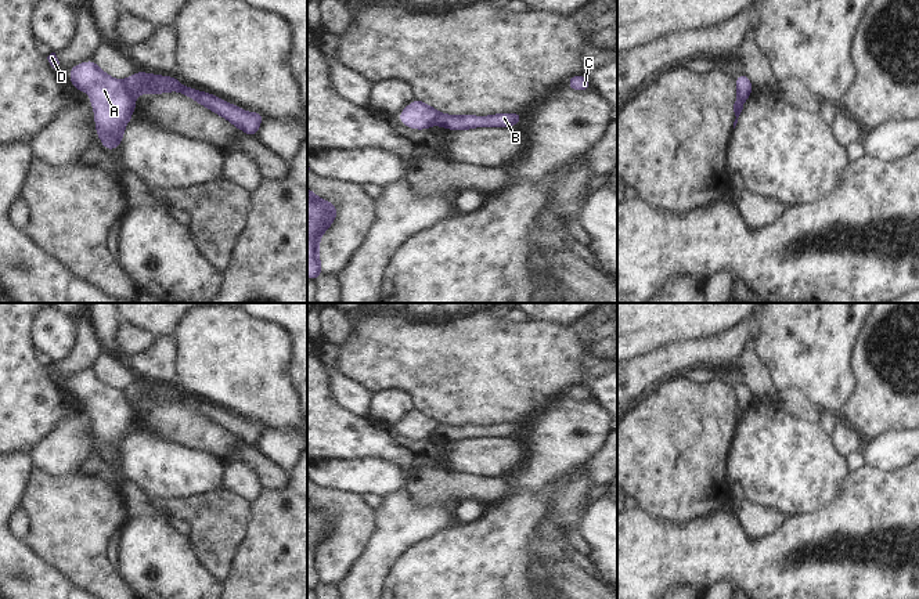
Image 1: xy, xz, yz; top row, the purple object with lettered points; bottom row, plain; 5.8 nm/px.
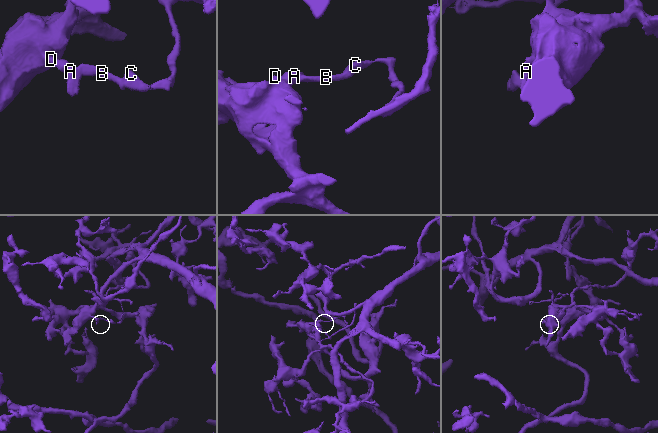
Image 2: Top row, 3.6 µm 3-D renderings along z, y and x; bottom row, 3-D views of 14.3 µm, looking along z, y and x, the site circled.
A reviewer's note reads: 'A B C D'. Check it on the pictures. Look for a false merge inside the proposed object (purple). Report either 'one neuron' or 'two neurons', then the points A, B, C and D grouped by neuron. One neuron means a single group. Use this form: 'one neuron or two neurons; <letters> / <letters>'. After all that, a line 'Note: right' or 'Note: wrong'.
two neurons; A D / B C
Note: wrong

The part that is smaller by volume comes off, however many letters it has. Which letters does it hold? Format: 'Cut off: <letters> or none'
Cut off: B, C

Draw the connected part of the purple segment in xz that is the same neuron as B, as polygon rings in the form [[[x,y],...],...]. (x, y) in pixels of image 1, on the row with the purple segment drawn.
[[[522,112],[479,115],[448,115],[440,113],[435,119],[436,126],[446,130],[472,130],[476,127],[515,127],[522,120]]]

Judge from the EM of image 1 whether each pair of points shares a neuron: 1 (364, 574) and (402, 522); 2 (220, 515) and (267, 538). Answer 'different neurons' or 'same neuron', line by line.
1: same neuron
2: different neurons

